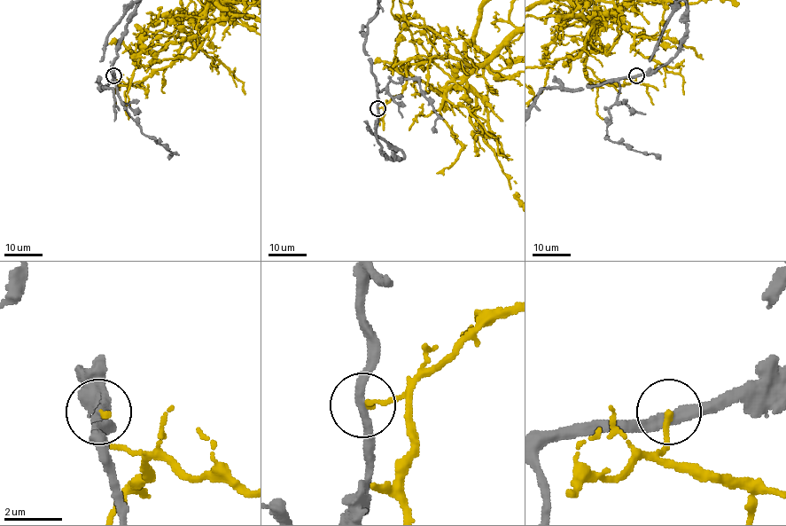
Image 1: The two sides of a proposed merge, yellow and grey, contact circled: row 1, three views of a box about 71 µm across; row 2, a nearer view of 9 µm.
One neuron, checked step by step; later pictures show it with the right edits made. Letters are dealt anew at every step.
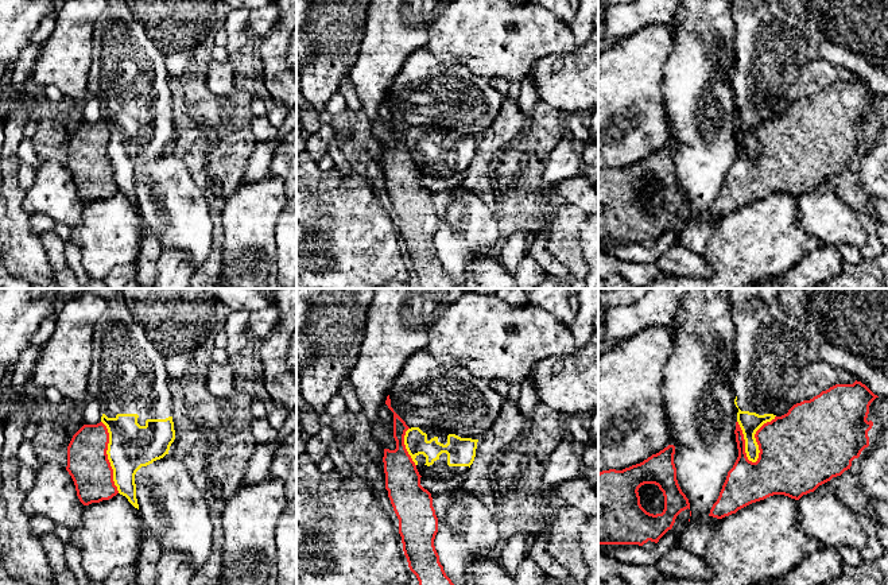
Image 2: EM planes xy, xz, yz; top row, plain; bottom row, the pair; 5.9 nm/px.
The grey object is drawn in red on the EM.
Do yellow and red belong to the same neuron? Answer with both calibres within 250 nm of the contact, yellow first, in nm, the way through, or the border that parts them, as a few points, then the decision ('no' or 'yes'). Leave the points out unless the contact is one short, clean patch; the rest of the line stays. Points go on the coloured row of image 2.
130/440 nm | no

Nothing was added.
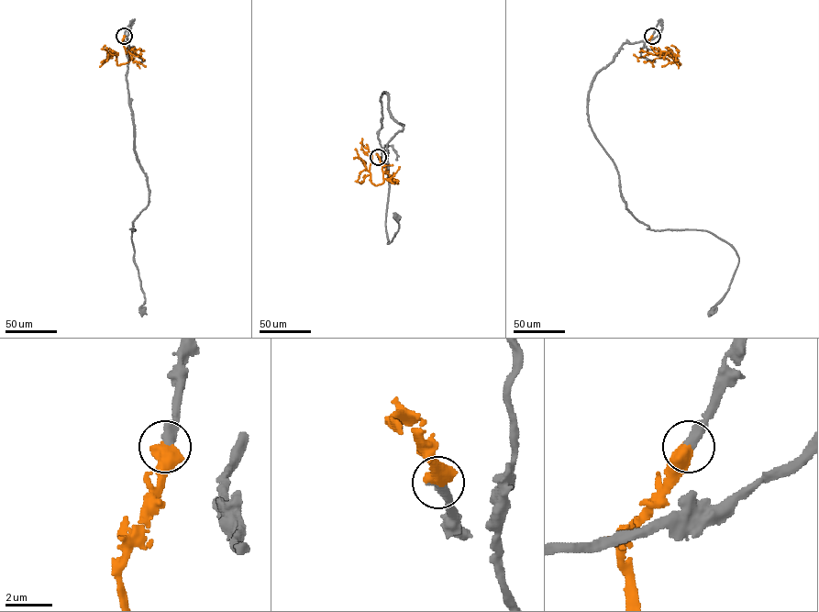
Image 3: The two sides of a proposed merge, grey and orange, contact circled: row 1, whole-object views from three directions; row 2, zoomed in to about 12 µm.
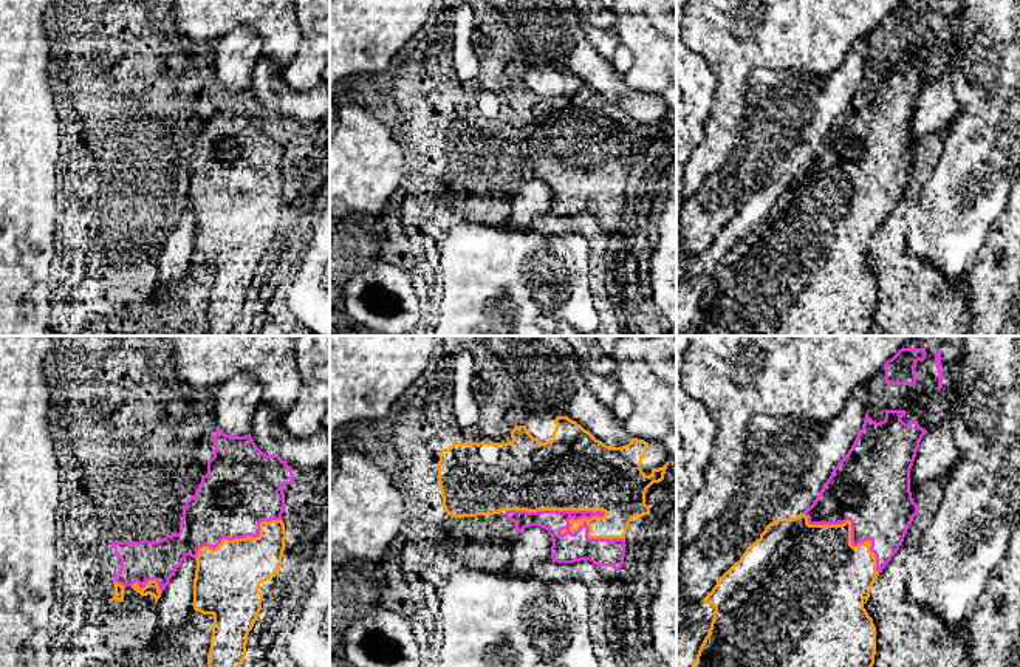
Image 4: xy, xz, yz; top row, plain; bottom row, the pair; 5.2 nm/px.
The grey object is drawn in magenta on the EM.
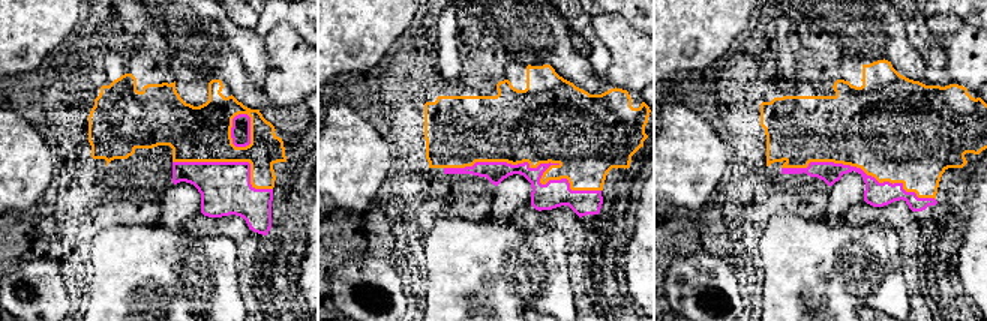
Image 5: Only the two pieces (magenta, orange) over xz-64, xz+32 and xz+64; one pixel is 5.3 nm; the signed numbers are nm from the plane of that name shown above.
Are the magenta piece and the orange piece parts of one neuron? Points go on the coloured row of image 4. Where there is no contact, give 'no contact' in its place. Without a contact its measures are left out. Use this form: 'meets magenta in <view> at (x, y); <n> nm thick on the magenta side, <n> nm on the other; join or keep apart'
meets magenta in xz at (582, 511); 160 nm thick on the magenta side, 400 nm on the other; join

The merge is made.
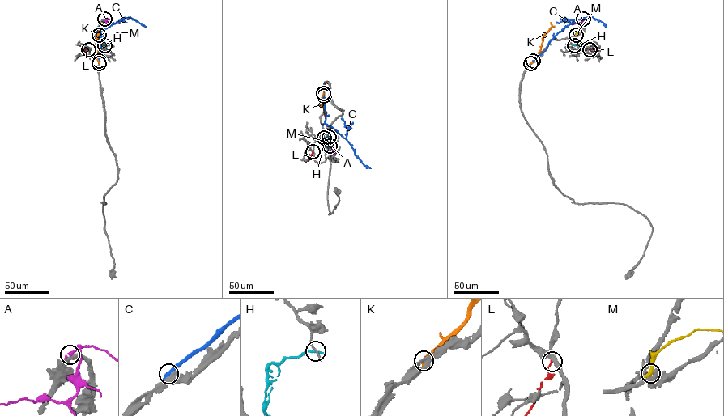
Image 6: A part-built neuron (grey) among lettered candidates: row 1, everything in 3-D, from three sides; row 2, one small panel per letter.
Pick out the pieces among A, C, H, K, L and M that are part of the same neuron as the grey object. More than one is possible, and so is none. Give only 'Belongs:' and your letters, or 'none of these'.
Belongs: none of these

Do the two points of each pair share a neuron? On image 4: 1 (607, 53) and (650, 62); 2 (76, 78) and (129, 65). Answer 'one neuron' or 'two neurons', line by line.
1: two neurons
2: one neuron

